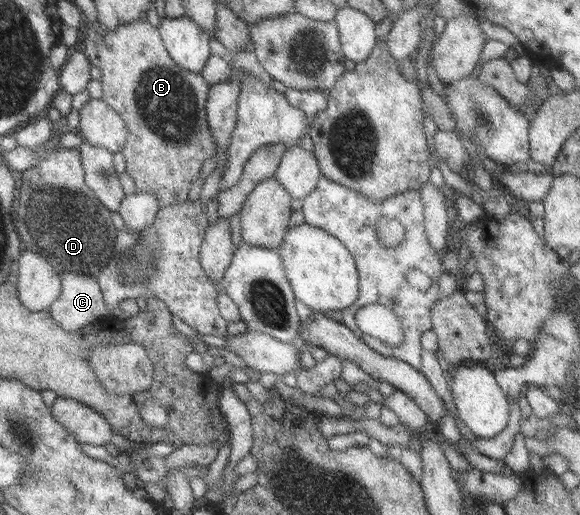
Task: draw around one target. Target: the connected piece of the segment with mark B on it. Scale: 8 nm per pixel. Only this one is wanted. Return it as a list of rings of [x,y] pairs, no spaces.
[[[140,19],[125,26],[118,26],[108,35],[98,33],[97,21],[90,22],[90,32],[84,40],[85,54],[92,65],[101,71],[101,99],[124,118],[129,129],[126,147],[121,150],[125,159],[123,171],[135,181],[137,191],[156,194],[160,208],[180,204],[188,200],[194,180],[201,175],[202,164],[218,154],[218,144],[206,116],[206,104],[212,84],[201,73],[180,67],[166,48],[159,27],[152,26],[148,20]]]

